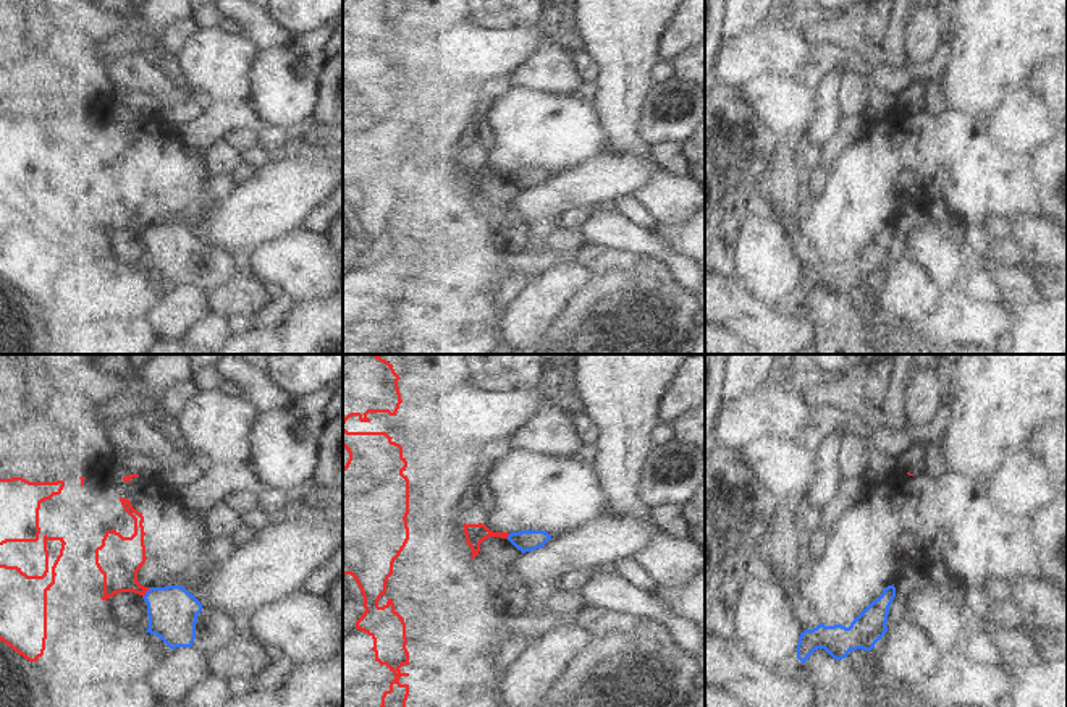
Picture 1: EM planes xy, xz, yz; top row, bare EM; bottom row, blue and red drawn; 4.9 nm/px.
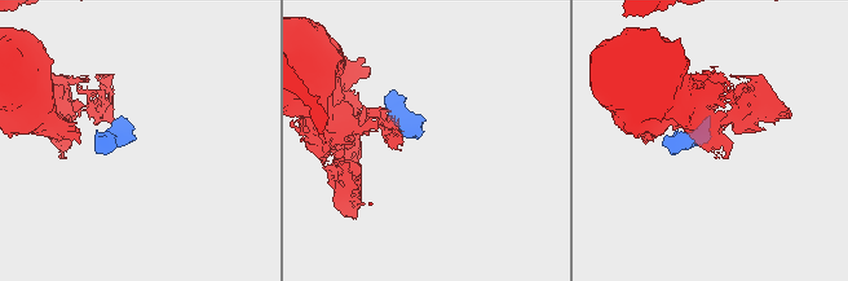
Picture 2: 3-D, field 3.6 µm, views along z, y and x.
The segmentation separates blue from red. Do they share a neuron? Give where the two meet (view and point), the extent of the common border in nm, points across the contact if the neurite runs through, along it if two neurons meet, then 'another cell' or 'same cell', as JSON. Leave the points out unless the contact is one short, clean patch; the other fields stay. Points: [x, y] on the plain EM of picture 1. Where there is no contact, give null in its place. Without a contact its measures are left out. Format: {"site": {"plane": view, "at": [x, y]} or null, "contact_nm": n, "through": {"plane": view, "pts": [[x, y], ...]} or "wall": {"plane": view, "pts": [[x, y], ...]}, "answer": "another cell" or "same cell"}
{"site": {"plane": "xy", "at": [146, 230]}, "contact_nm": 60, "wall": {"plane": "xy", "pts": [[151, 225], [143, 233]]}, "answer": "another cell"}

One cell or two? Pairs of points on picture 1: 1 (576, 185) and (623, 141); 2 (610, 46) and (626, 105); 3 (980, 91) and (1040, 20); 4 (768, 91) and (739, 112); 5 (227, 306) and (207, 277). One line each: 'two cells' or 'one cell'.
1: two cells
2: one cell
3: one cell
4: one cell
5: two cells

